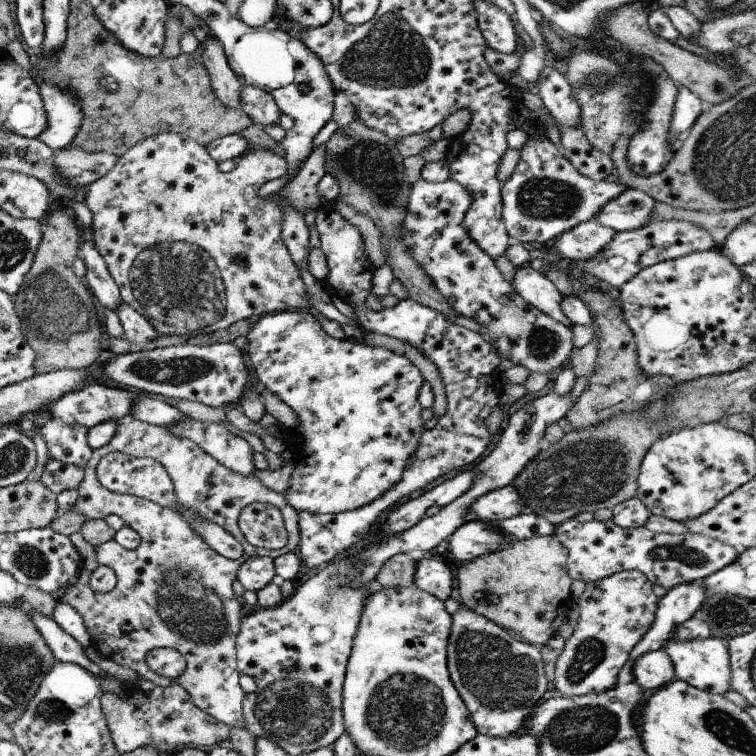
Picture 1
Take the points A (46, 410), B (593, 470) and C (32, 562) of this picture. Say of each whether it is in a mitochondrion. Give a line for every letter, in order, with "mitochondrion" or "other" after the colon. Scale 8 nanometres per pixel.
A: other
B: mitochondrion
C: mitochondrion

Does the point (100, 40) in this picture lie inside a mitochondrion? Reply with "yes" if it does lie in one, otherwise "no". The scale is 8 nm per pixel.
no

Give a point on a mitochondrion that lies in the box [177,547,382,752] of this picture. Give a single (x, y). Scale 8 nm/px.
(296, 711)

